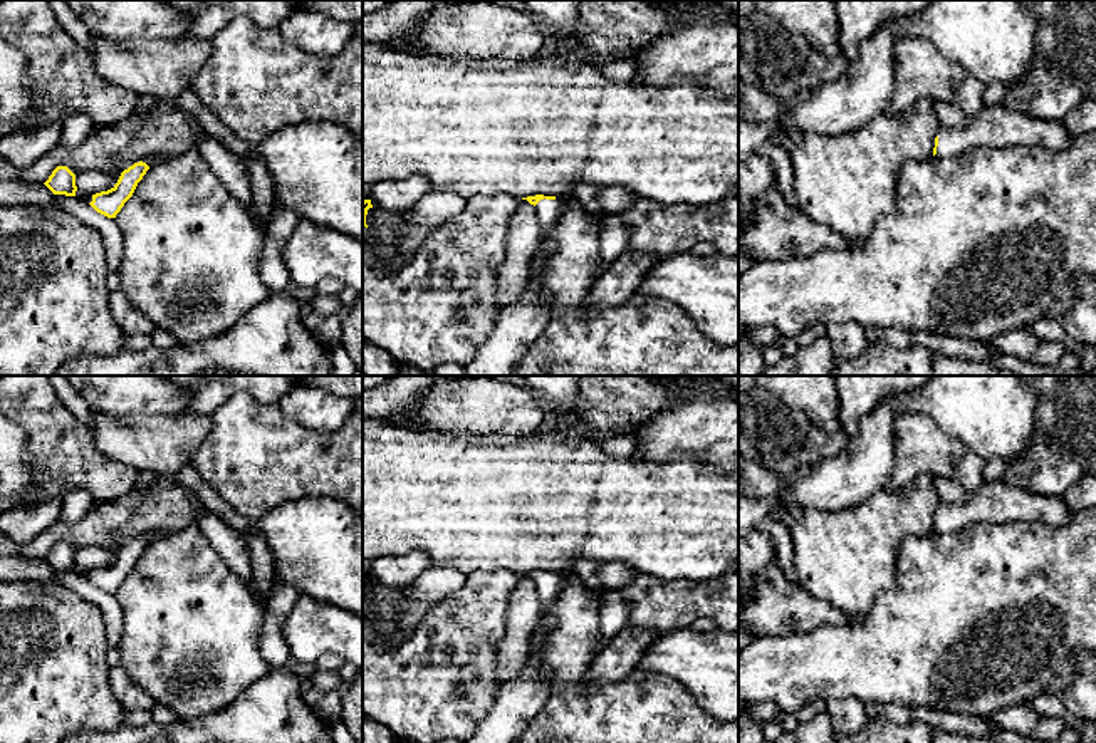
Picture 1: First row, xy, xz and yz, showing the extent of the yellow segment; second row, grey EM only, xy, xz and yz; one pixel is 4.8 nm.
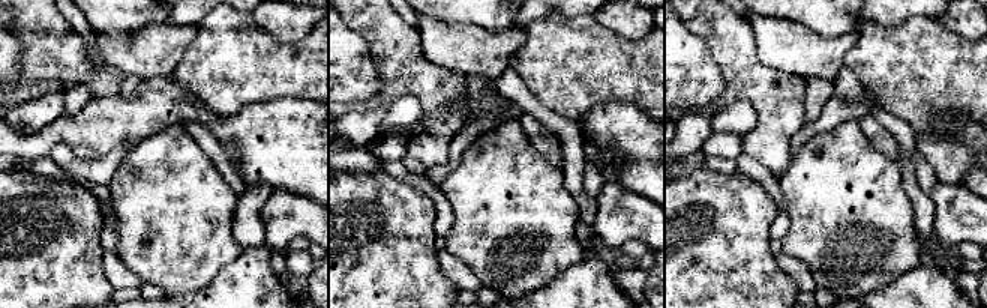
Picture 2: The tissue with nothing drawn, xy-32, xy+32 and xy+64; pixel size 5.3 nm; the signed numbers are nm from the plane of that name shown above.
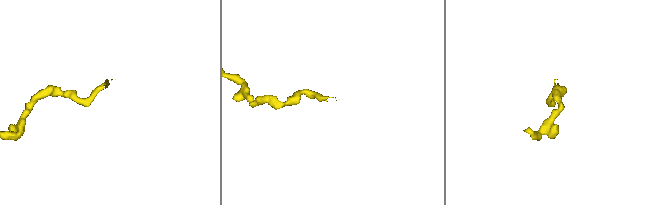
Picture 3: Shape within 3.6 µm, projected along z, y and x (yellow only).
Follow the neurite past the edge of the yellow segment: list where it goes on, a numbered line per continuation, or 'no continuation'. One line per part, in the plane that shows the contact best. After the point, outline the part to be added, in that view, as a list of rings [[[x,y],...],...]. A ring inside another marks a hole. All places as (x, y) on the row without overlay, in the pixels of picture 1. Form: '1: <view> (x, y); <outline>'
1: xz (549, 586); [[[544,574],[535,580],[540,599],[540,612],[547,612],[551,609],[564,584],[566,584],[566,577],[561,574],[556,575]]]

